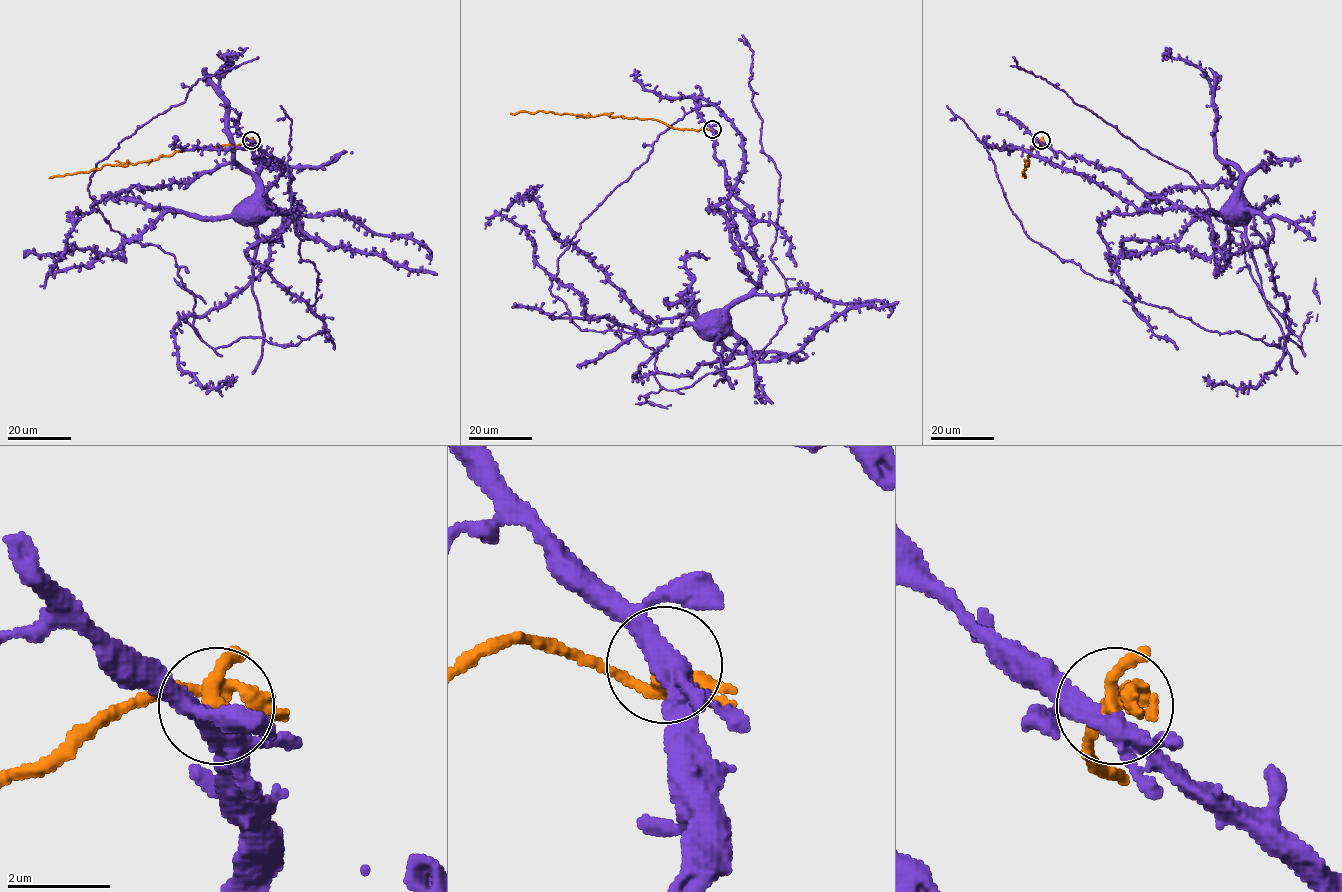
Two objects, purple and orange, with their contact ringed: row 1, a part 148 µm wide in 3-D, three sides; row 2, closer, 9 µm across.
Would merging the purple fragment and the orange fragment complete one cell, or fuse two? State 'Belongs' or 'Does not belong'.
Does not belong

